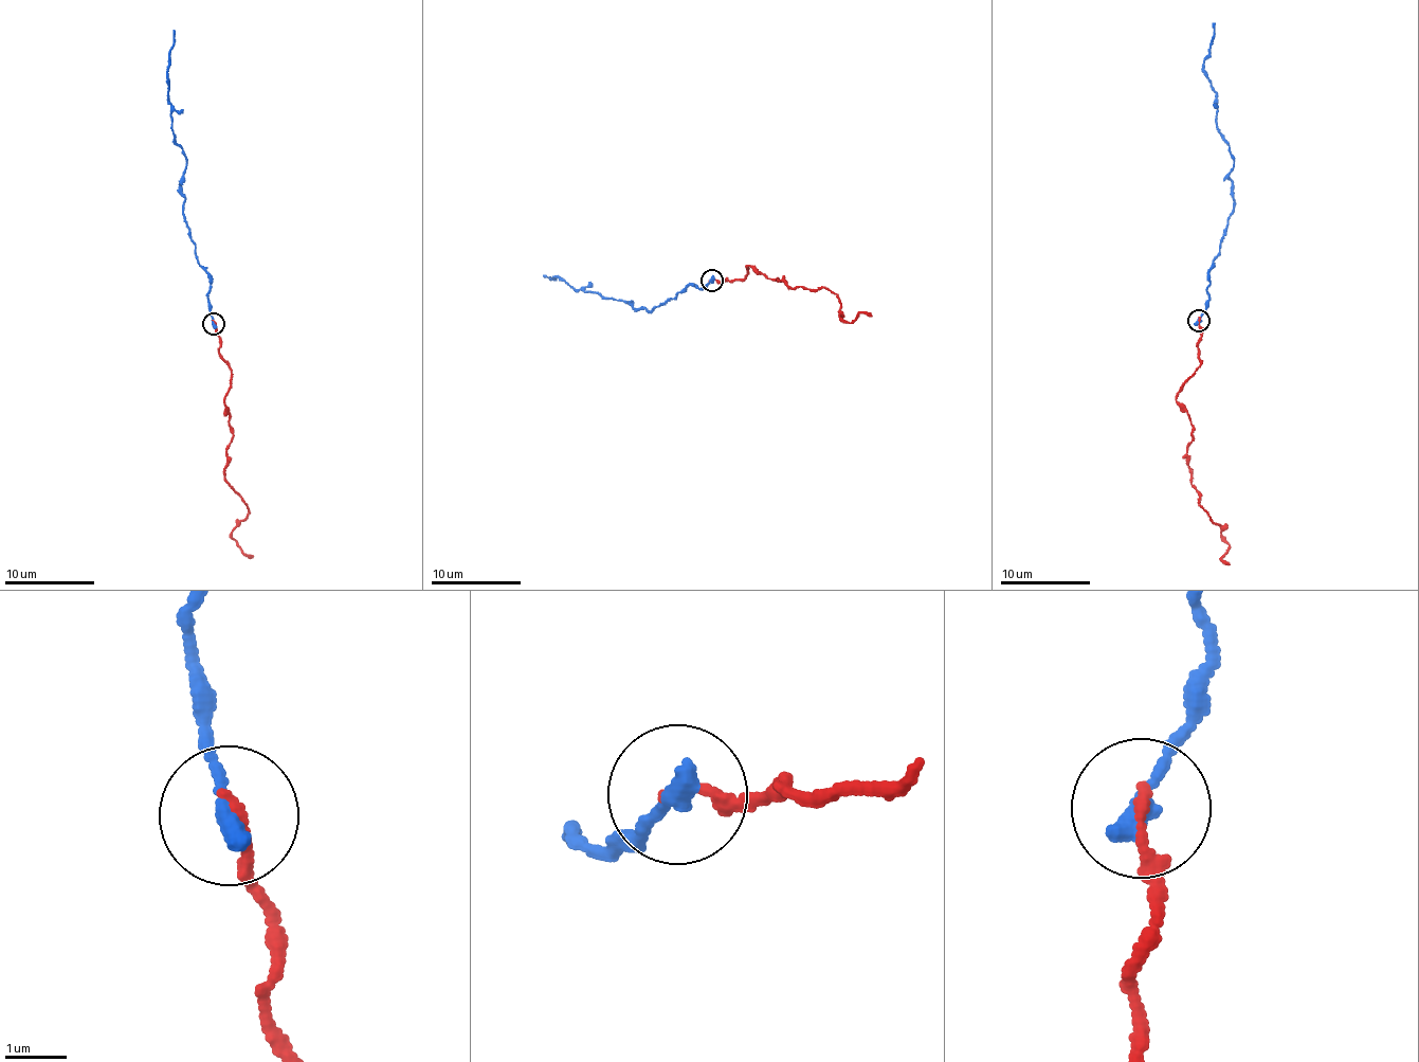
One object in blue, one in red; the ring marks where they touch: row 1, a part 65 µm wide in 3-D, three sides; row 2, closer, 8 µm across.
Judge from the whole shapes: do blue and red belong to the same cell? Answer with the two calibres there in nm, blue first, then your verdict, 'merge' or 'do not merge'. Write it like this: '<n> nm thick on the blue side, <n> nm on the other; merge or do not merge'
360 nm thick on the blue side, 150 nm on the other; merge

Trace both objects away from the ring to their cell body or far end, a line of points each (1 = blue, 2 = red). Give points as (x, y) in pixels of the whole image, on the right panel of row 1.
1: (1198, 320), (1207, 299), (1208, 270), (1233, 211), (1234, 156), (1216, 123), (1217, 93), (1204, 69), (1213, 23)
2: (1198, 320), (1199, 366), (1177, 403), (1192, 421), (1200, 506), (1219, 525), (1230, 564)

